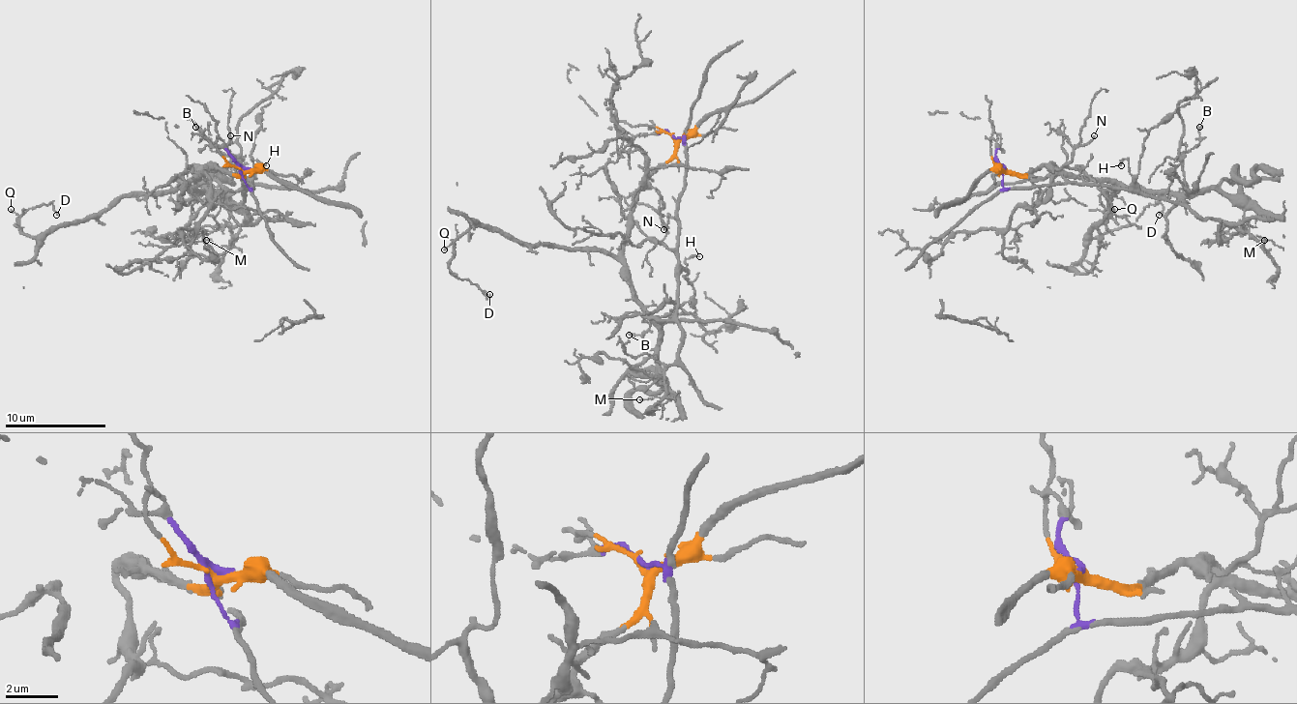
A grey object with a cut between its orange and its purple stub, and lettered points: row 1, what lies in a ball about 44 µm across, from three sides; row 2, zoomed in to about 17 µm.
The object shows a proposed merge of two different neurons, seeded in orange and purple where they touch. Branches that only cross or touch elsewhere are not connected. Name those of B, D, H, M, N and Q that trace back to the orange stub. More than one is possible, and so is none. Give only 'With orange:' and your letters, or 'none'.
With orange: D, N, Q

